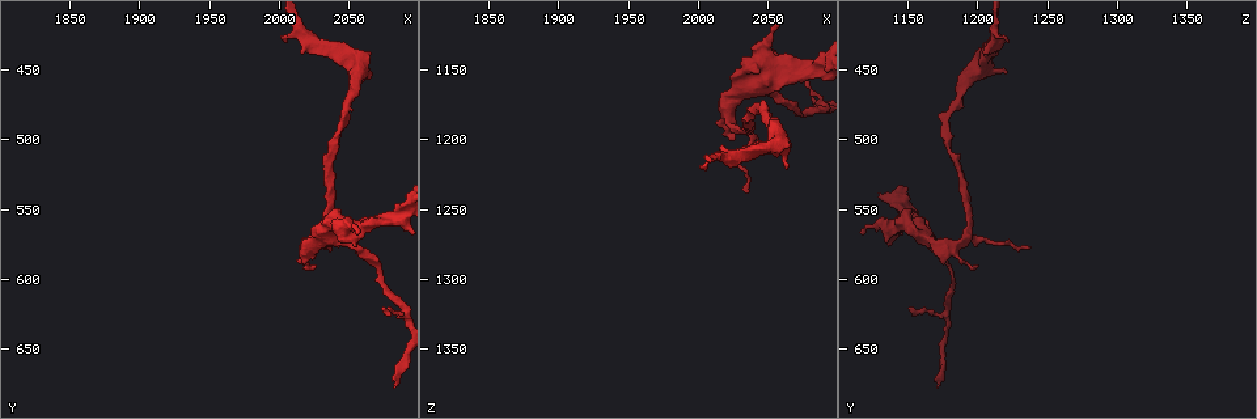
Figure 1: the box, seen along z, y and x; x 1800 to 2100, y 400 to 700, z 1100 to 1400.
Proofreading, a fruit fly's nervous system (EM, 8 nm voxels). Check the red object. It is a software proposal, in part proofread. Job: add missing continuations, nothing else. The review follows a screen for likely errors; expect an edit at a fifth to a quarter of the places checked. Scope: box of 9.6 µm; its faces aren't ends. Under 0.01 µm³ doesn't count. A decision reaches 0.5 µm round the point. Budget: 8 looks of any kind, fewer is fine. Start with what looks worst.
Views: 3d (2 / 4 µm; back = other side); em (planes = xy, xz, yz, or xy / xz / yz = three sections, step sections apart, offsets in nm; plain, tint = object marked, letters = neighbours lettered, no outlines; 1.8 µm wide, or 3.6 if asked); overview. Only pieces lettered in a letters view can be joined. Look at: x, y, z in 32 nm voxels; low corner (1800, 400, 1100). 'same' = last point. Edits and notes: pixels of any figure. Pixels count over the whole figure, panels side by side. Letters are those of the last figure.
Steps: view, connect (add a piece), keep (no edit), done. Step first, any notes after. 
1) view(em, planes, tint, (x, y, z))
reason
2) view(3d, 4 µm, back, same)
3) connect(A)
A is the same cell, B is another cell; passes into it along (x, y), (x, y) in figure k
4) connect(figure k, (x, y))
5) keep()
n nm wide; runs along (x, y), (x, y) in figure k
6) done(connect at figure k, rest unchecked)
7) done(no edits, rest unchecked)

view(3d, 4 µm, (2022, 576, 1184))

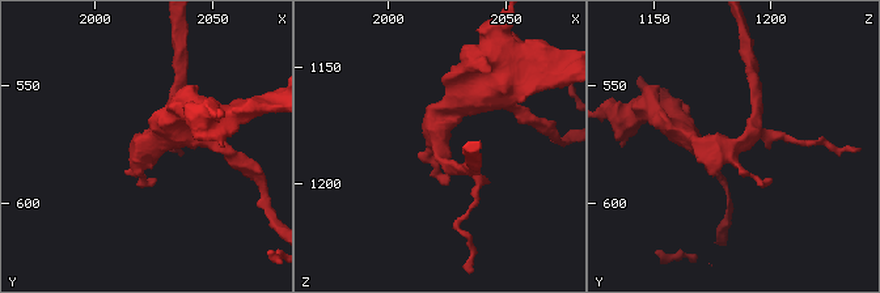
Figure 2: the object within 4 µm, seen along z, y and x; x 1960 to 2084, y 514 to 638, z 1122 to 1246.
view(em, planes, letters, (2022, 576, 1184))

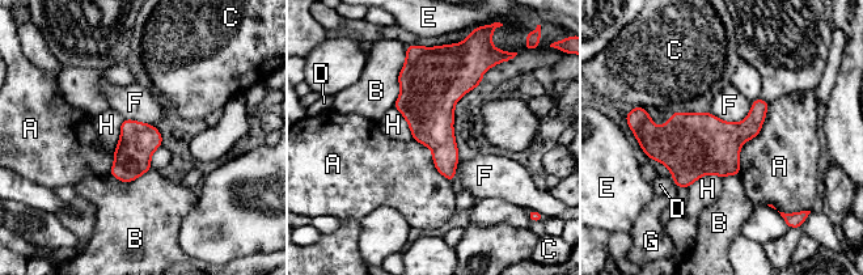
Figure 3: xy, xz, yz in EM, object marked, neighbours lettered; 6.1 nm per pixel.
keep()
240 nm wide; A, B, C, D, E, F, G and H are other cells; border along (770, 104), (741, 146), (739, 174) in figure 3; none of them fits

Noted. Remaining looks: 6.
view(em, xy, step 4, tint, (2082, 676, 1172))

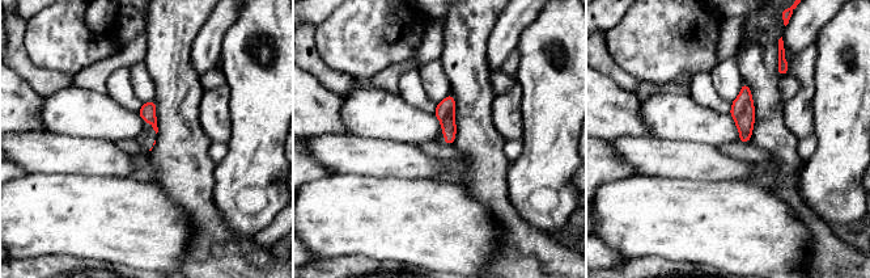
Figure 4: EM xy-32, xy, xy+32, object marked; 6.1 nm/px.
view(em, xy, step 4, letters, same)

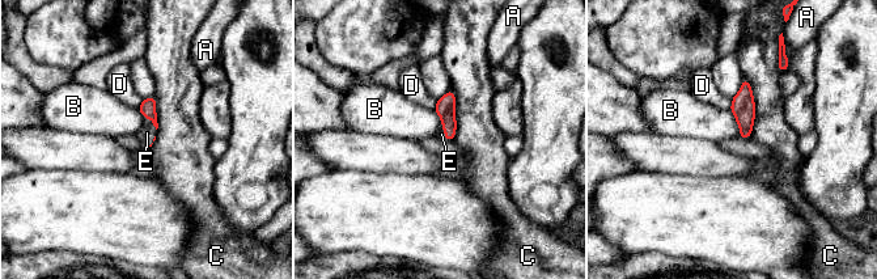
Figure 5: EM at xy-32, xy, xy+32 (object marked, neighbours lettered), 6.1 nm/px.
connect(E)
E is the same cell, A, B, C and D are other cells; passes into it along (148, 106), (152, 122), (147, 132) in figure 5; the neuron continues

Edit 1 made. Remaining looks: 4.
view(overview)
redraw

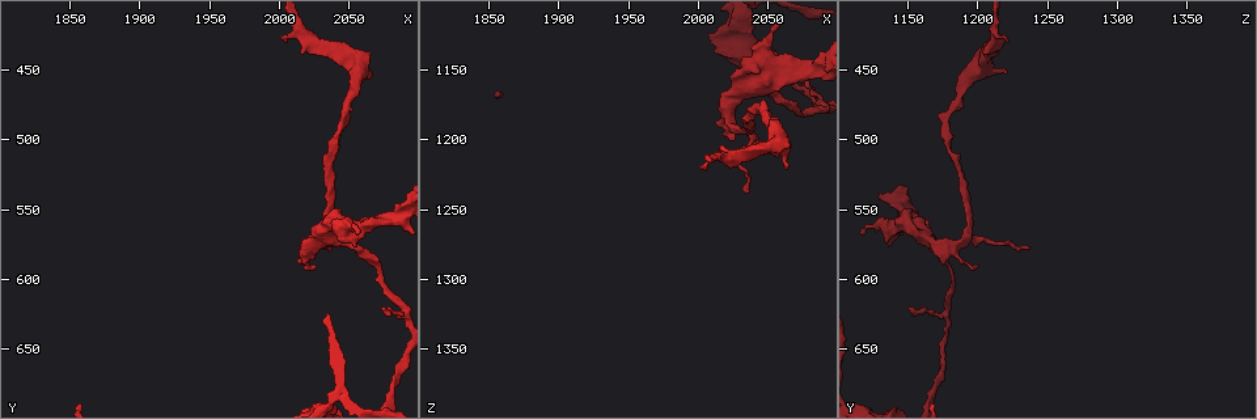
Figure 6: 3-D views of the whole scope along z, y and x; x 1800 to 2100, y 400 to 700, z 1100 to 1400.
view(3d, 2 µm, (2036, 576, 1236))
an open end

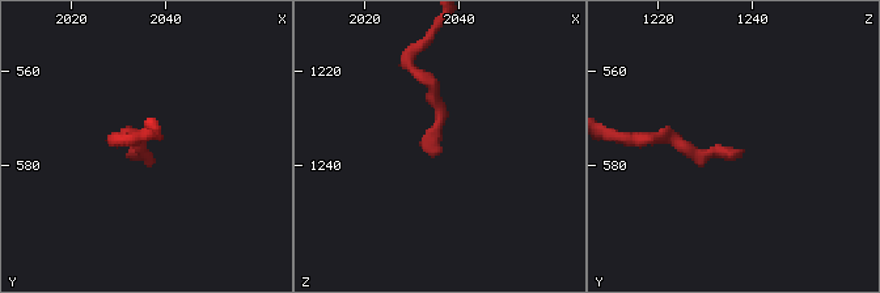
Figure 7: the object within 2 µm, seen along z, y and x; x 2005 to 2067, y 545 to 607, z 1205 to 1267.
view(em, planes, letters, (2035, 578, 1237))

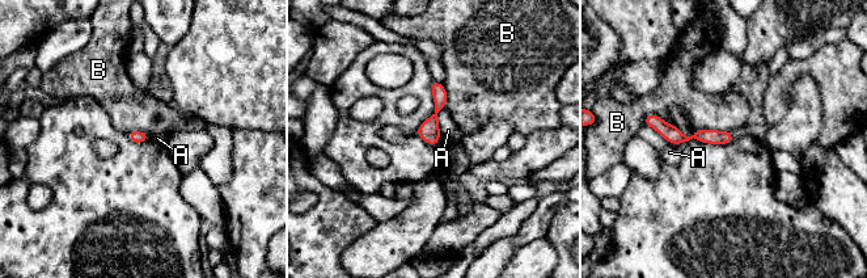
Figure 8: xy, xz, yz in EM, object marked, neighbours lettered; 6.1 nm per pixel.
keep()
A and B are other cells; runs along (651, 121), (680, 138), (728, 138) in figure 8; no lettered piece goes on from it

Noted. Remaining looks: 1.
done(connect at figure 5, rest unchecked)

